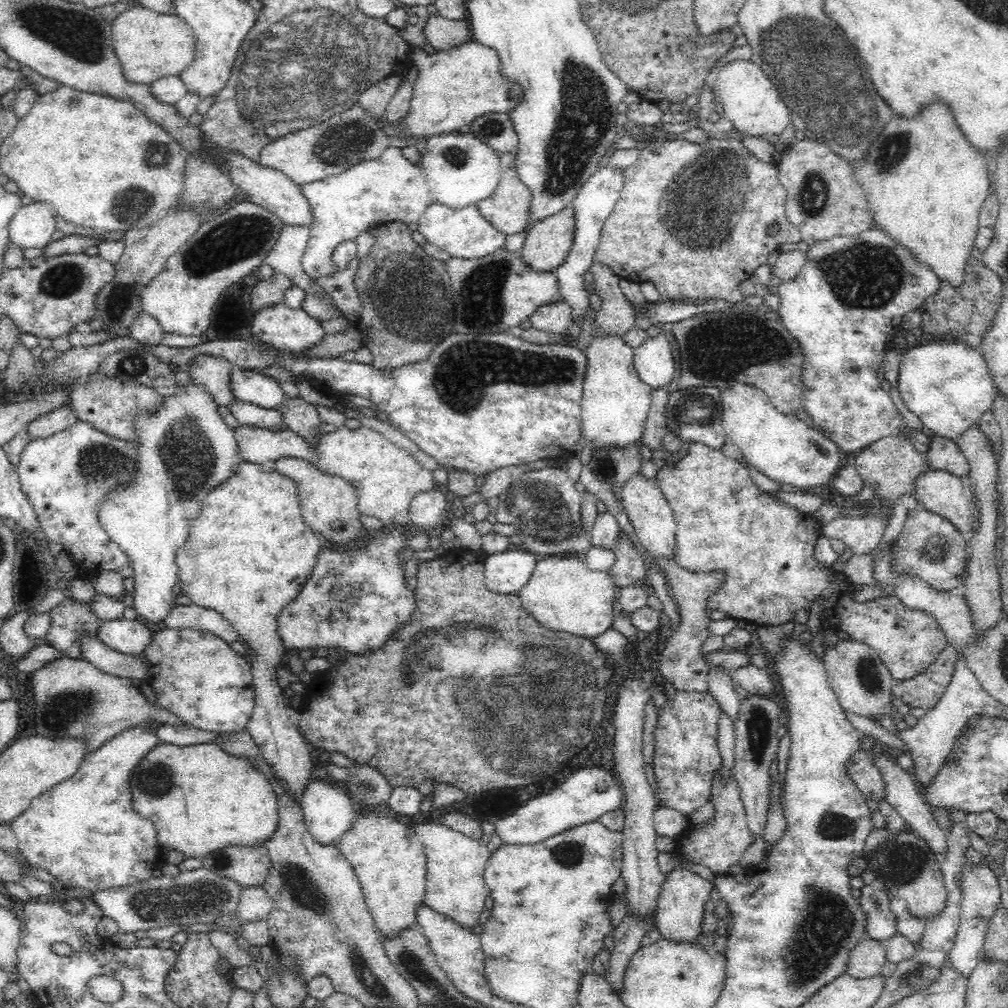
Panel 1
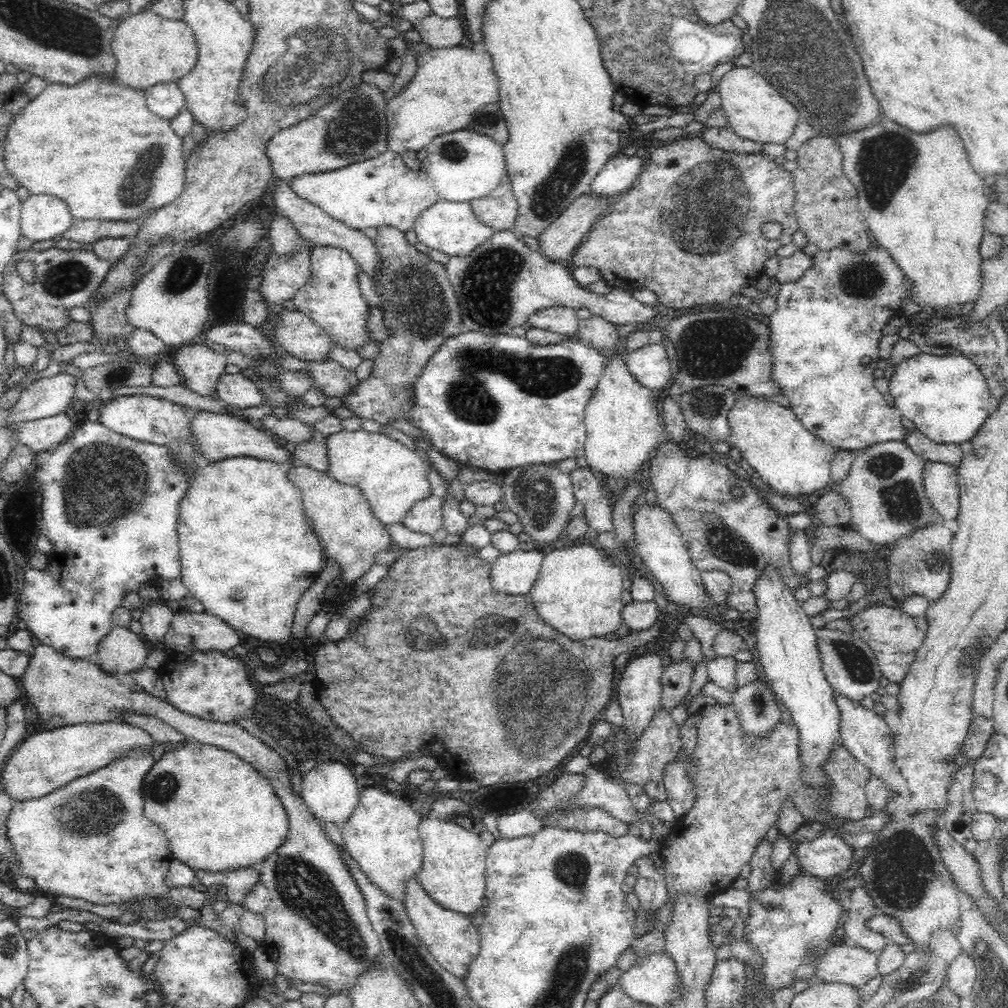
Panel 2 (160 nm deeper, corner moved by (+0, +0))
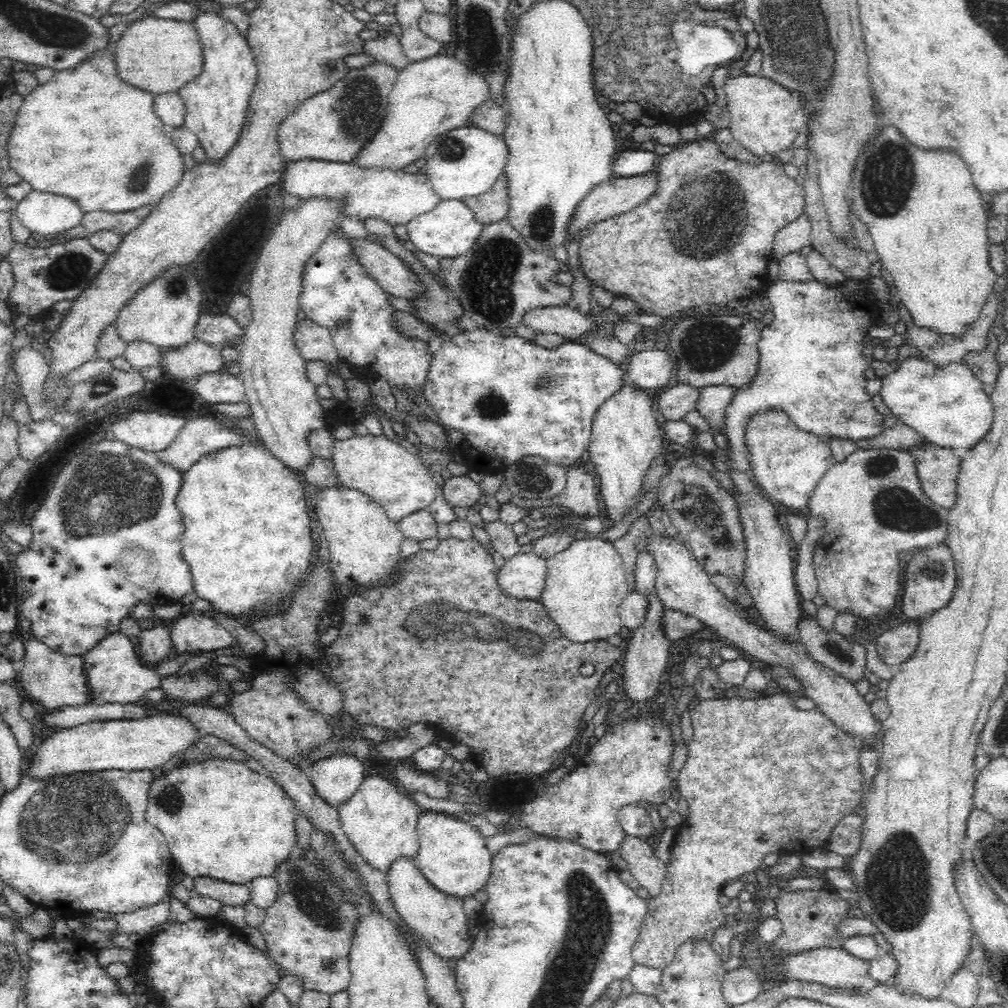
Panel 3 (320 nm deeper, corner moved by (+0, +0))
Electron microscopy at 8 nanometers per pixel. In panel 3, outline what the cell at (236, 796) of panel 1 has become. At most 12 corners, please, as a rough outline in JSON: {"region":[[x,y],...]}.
{"region":[[242,761],[165,772],[146,820],[193,879],[248,885],[298,811]]}

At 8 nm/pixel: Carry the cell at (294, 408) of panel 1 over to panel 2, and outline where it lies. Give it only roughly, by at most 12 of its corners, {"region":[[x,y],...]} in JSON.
{"region":[[315,429],[293,463],[328,473],[327,438]]}

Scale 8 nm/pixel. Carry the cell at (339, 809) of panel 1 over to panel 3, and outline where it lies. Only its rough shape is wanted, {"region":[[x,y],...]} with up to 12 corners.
{"region":[[345,750],[306,772],[331,807],[345,803],[365,780],[363,762]]}

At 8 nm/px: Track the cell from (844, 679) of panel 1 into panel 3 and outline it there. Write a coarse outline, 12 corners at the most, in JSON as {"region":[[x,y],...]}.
{"region":[[807,618],[797,628],[814,661],[851,683],[865,674],[866,649]]}

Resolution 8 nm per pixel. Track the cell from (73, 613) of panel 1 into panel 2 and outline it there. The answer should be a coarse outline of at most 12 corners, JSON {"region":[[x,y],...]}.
{"region":[[84,420],[36,456],[46,567],[17,620],[93,659],[128,593],[181,580],[189,480]]}

